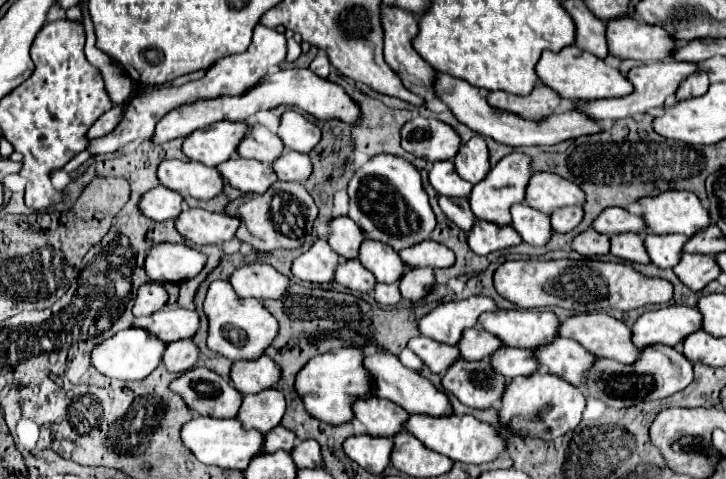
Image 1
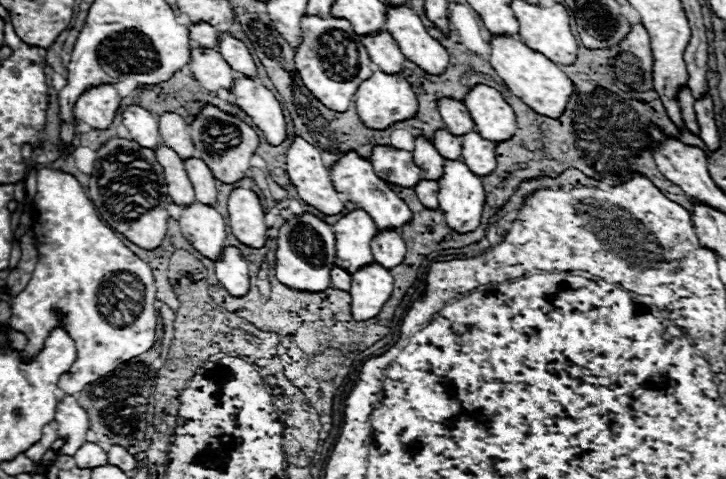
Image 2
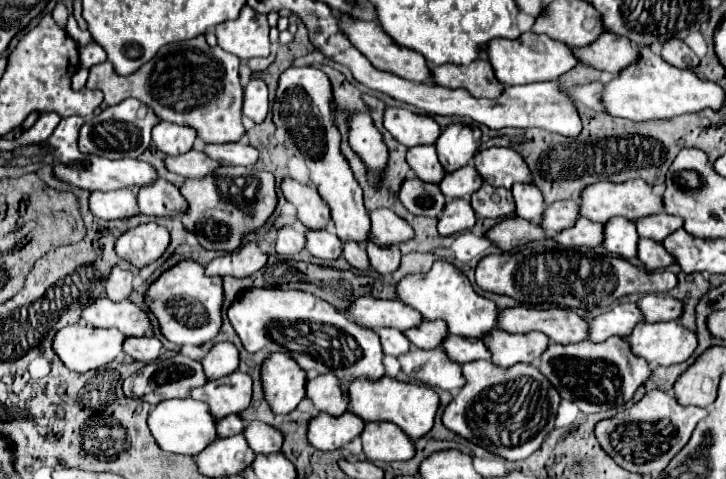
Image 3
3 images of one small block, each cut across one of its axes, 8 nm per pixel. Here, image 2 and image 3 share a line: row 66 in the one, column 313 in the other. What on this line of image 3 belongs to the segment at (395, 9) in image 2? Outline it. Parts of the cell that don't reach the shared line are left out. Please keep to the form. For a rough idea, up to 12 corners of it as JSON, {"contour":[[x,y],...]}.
{"contour":[[346,412],[320,414],[308,426],[318,450],[338,450],[364,430],[364,420]]}

